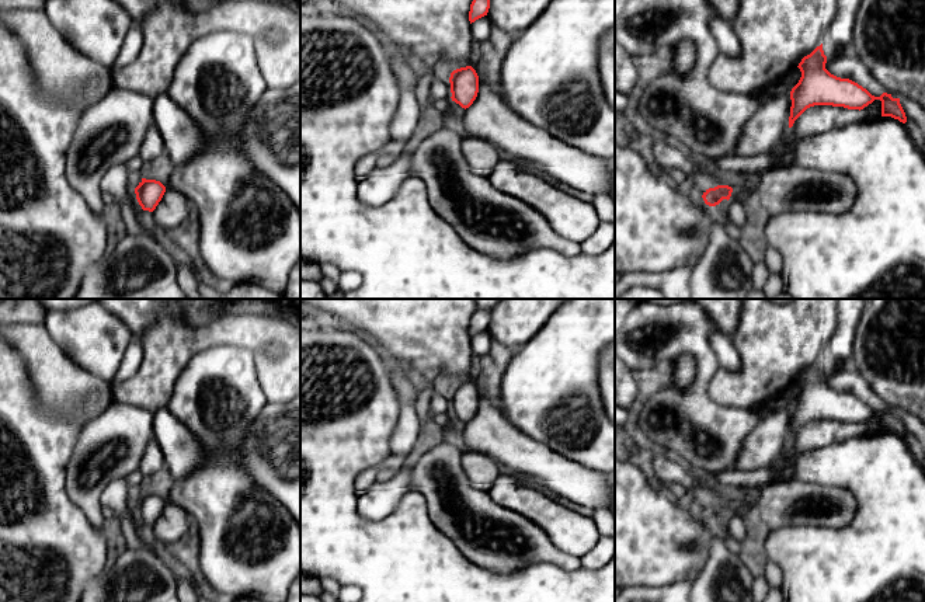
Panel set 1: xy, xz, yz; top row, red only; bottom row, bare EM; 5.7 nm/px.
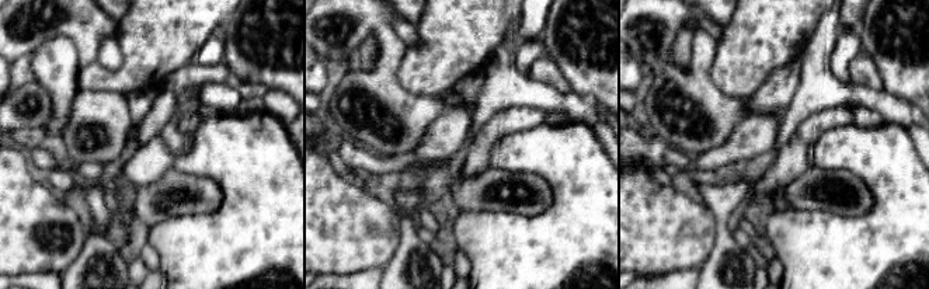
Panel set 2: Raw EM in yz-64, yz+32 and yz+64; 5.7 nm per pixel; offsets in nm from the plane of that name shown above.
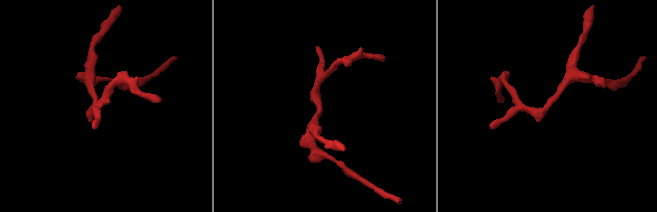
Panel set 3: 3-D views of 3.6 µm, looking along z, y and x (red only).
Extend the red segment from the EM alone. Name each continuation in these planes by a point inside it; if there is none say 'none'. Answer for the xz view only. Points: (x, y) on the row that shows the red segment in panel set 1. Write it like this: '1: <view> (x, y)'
none

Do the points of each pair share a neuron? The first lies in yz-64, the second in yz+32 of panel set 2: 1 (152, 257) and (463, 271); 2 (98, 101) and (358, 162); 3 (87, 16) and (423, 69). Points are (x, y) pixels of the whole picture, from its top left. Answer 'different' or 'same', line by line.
1: same
2: different
3: different

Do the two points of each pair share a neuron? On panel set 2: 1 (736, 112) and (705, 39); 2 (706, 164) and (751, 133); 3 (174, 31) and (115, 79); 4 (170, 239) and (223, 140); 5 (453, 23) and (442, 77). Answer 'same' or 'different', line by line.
1: same
2: same
3: same
4: same
5: same

